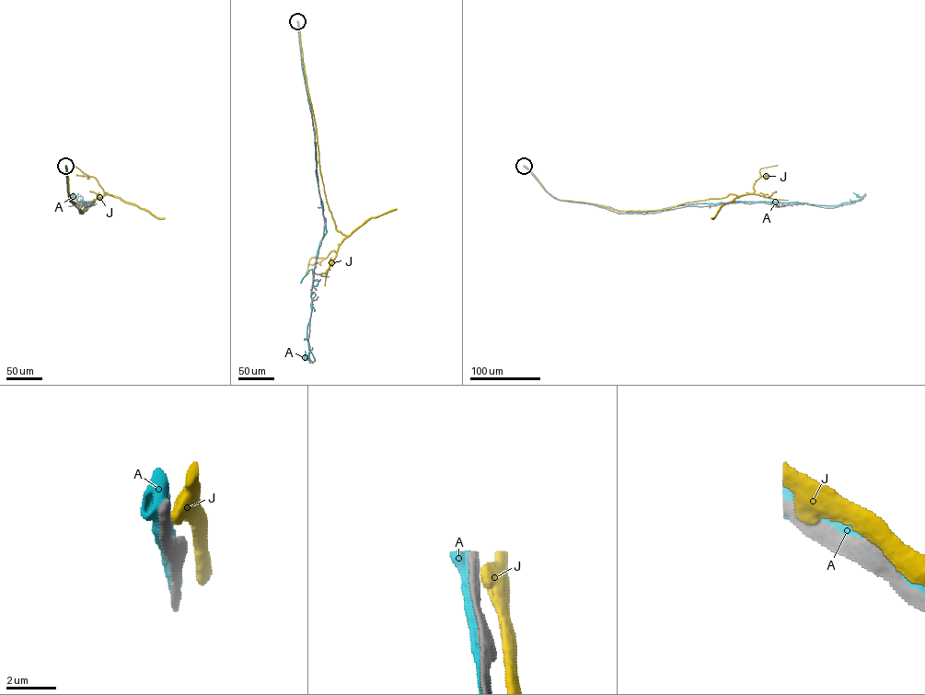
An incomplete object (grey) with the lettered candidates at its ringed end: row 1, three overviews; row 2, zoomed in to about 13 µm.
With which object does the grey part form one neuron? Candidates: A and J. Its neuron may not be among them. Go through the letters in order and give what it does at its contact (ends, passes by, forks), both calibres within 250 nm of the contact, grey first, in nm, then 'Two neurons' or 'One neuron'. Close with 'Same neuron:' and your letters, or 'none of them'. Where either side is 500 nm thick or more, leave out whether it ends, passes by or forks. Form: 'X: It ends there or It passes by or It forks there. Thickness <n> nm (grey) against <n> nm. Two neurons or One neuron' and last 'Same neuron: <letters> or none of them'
A: Thickness 480 nm (grey) against 600 nm. Two neurons
J: Thickness 650 nm (grey) against 700 nm. Two neurons
Same neuron: none of them

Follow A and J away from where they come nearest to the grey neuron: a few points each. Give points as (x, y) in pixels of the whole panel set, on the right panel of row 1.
A: (525, 167), (555, 198), (627, 212), (736, 201), (835, 205), (861, 197), (853, 192)
J: (524, 167), (547, 191), (559, 200), (619, 211), (649, 211), (730, 194), (737, 196), (723, 204)

